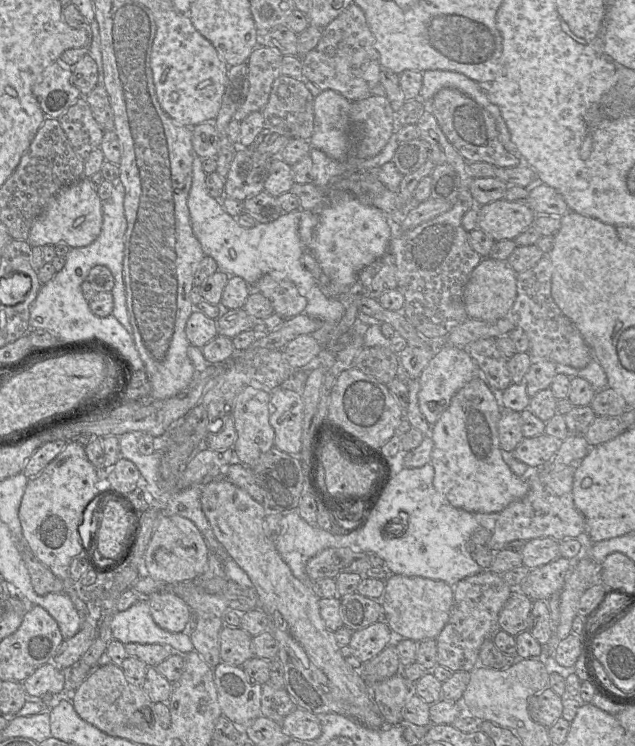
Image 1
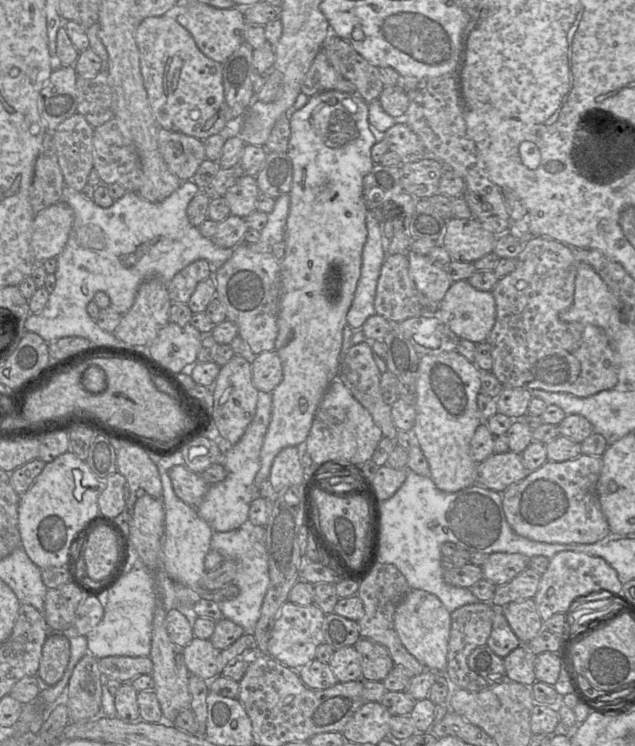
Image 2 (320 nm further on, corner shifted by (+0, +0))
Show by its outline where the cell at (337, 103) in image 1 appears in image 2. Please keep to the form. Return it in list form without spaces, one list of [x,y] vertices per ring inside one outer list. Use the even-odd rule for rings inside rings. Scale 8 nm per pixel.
[[[337,90],[321,92],[310,97],[309,101],[301,109],[290,112],[291,135],[288,143],[287,154],[293,165],[292,187],[289,194],[290,209],[286,222],[284,242],[285,254],[280,261],[282,274],[282,295],[278,313],[278,335],[275,341],[275,351],[278,353],[283,367],[283,379],[271,392],[272,413],[270,423],[264,437],[260,452],[260,468],[255,477],[255,496],[259,494],[260,486],[268,480],[274,458],[284,448],[300,446],[306,441],[318,406],[329,388],[330,384],[338,378],[340,371],[340,351],[343,341],[343,329],[347,325],[347,313],[352,304],[358,280],[361,273],[362,251],[367,239],[366,216],[367,207],[363,199],[363,179],[370,172],[374,163],[371,158],[371,149],[379,140],[379,135],[372,129],[368,120],[368,103],[356,93],[346,93]]]

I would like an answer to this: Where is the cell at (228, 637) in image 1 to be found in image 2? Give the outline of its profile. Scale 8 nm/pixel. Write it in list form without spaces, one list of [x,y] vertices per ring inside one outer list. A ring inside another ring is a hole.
[[[196,637],[182,649],[183,659],[190,675],[196,675],[208,682],[218,676],[217,660],[220,652],[210,640]]]

